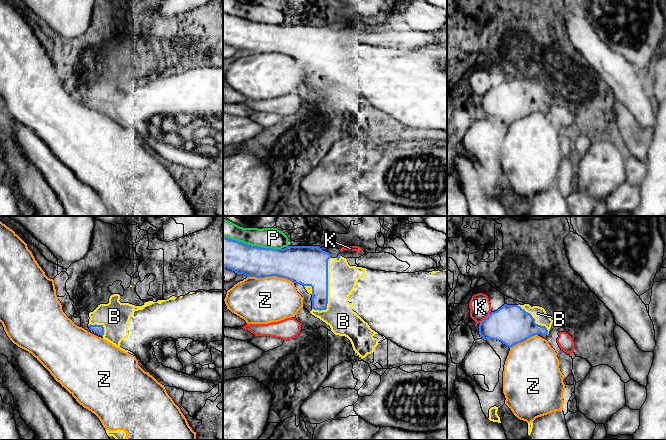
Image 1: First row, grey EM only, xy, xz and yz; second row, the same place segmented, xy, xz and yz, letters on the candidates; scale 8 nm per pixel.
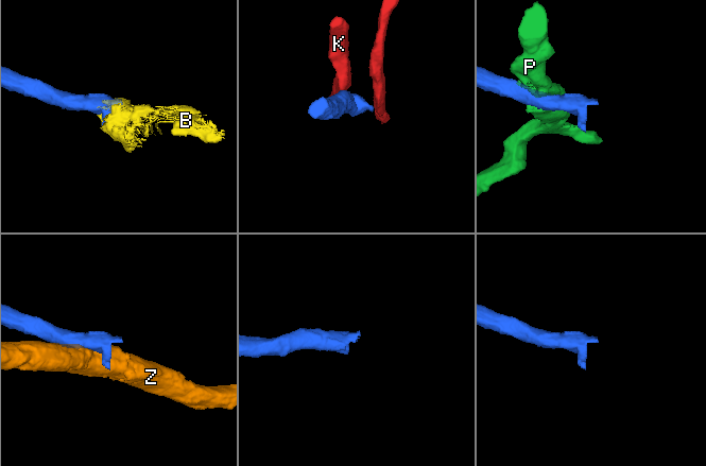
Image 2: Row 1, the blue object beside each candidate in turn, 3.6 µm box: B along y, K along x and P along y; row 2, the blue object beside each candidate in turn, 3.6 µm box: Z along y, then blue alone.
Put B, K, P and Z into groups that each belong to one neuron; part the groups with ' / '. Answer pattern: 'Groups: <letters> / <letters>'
Groups: B / K / P / Z

